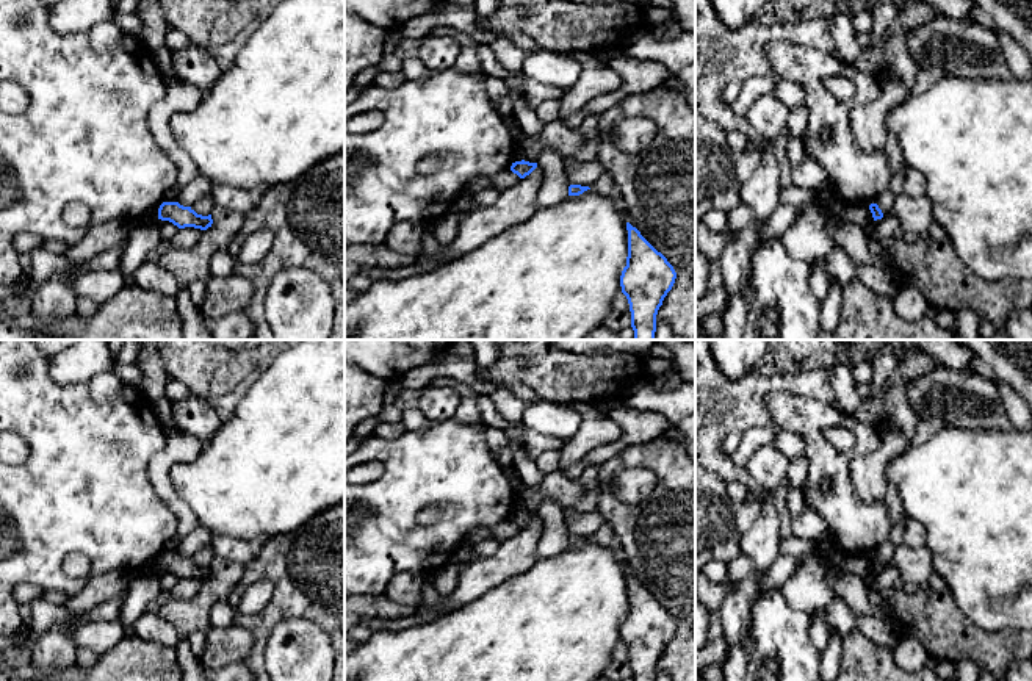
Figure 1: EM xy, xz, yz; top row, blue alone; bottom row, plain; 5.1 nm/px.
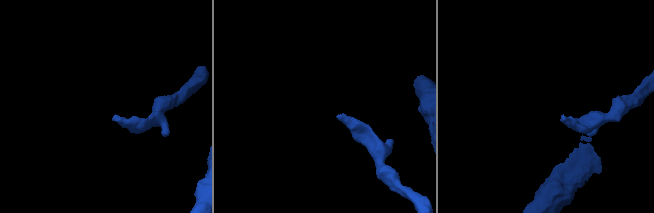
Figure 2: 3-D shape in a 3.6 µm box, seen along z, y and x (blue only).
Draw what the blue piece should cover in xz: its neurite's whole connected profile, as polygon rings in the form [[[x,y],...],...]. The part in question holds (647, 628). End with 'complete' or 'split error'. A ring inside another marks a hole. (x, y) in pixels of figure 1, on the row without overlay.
[[[626,573],[628,607],[620,626],[631,662],[633,681],[656,681],[656,665],[672,640],[677,623],[640,582]]]; complete

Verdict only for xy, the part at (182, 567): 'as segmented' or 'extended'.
as segmented

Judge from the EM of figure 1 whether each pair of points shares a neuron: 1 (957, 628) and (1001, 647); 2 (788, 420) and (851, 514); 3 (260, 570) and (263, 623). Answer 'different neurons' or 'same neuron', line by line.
1: same neuron
2: same neuron
3: same neuron

